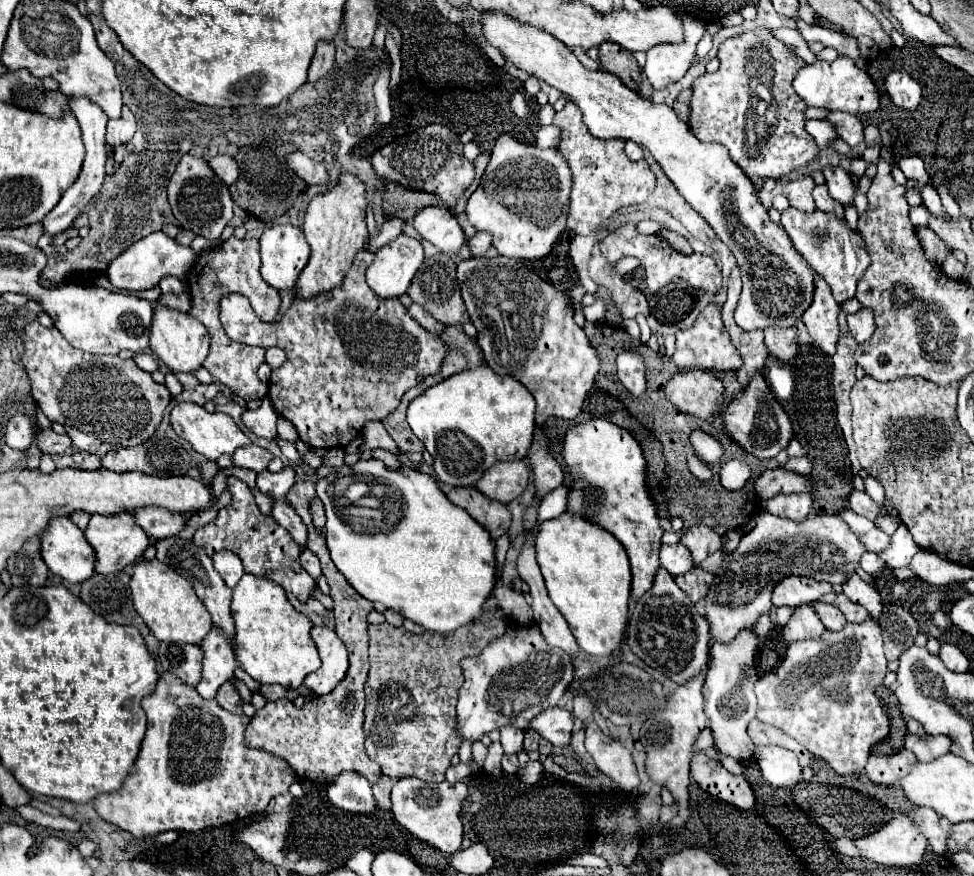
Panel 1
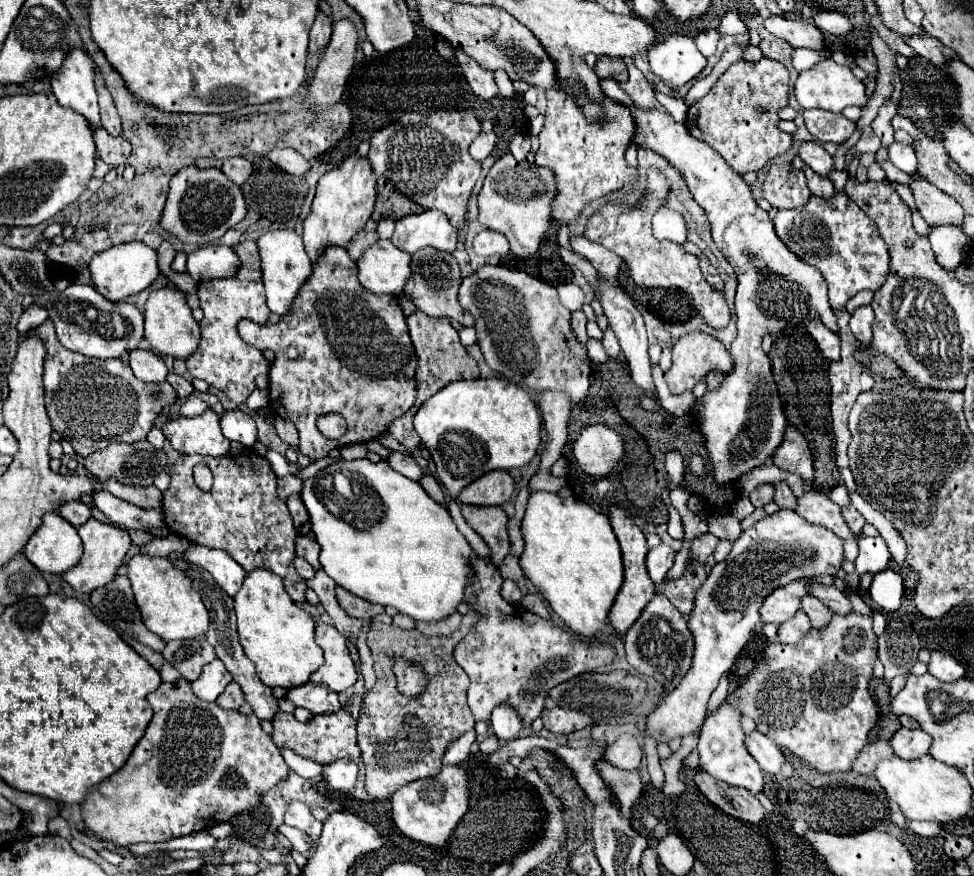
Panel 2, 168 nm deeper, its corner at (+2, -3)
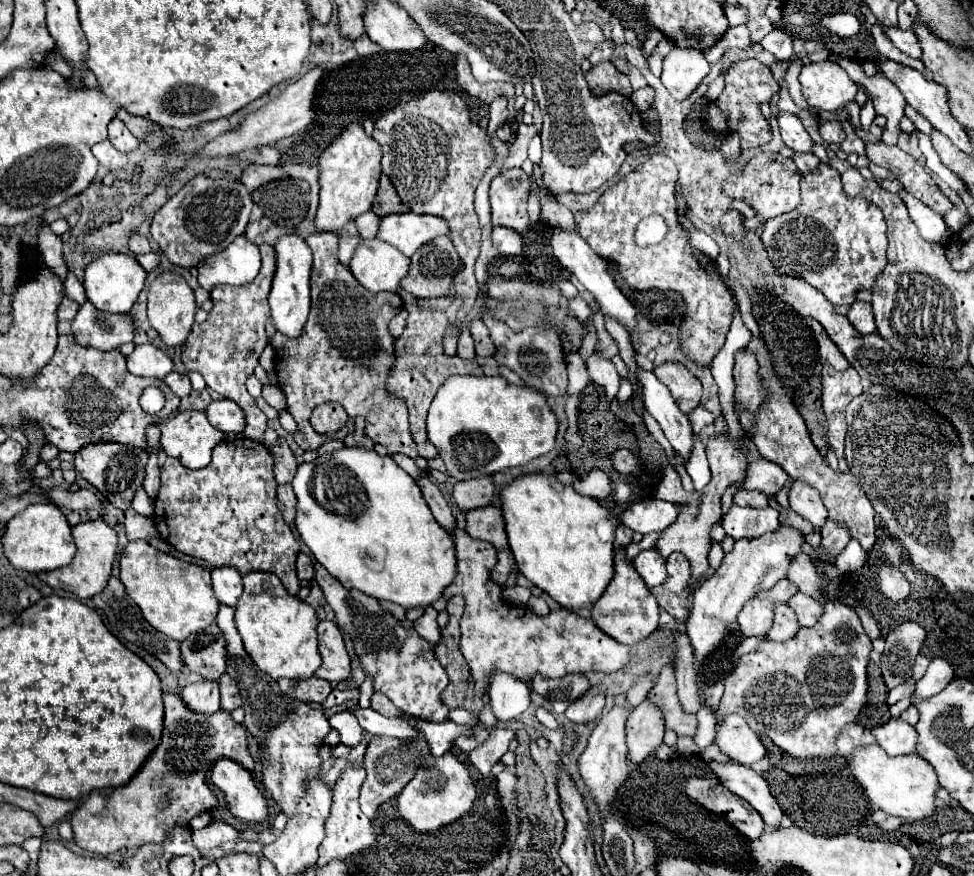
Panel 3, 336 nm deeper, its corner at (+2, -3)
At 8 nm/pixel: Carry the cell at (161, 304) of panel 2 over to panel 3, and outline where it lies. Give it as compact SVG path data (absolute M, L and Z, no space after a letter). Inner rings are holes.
M162 271L148 289L148 319L150 325L158 331L158 337L168 345L168 347L180 347L192 333L192 323L194 323L194 313L196 313L196 301L192 287L184 281L184 277L172 273L172 271Z

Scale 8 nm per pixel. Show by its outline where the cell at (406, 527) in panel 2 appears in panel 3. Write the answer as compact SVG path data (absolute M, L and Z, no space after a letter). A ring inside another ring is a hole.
M340 449L332 455L320 455L316 461L312 463L302 463L298 465L298 473L292 481L292 487L294 487L294 493L296 493L296 499L298 499L298 505L296 505L296 529L302 537L302 541L308 545L308 549L312 551L312 555L316 557L316 561L320 565L324 565L334 577L340 579L340 583L348 589L358 589L370 597L378 597L384 599L384 601L390 601L390 603L396 603L396 605L402 605L406 609L414 609L414 607L430 607L434 601L438 601L444 593L446 587L450 587L454 583L454 577L456 577L456 547L454 547L454 537L450 535L450 531L446 527L442 527L430 507L426 505L426 501L422 499L420 495L420 489L416 485L416 481L404 471L400 469L388 455L380 457L376 451L364 451L364 449Z

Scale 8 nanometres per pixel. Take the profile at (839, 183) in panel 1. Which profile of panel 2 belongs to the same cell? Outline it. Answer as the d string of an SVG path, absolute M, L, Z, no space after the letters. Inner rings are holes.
M804 141L804 143L800 145L798 155L802 157L802 161L804 161L806 165L810 165L810 167L812 167L818 175L822 175L822 177L826 177L826 175L834 169L834 159L832 159L832 155L830 155L822 145L818 145L816 141Z

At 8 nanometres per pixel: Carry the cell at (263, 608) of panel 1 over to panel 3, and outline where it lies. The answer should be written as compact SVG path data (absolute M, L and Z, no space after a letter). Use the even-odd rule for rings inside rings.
M252 571L244 575L244 591L236 603L236 627L250 659L272 679L308 679L322 665L316 643L316 611L288 595L282 581L272 573Z

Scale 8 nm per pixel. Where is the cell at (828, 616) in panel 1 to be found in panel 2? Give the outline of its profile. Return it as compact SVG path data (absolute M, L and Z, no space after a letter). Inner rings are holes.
M804 595L800 607L802 607L802 609L806 611L806 615L810 617L812 627L826 625L826 623L832 619L832 611L830 611L822 601L818 601L818 599L812 597L812 595Z

